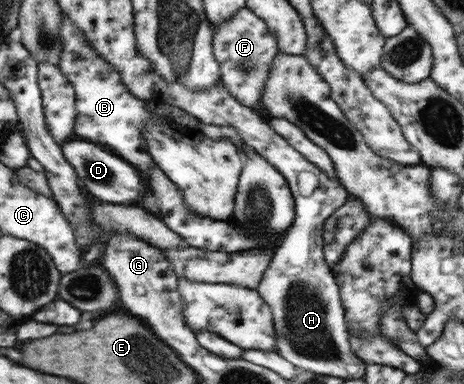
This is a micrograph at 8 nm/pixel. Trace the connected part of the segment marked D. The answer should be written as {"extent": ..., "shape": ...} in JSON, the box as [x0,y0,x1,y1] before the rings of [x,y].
{"extent":[60,139,144,206],"shape":[[[86,139],[67,140],[60,145],[64,160],[73,168],[81,188],[94,200],[103,203],[136,206],[144,192],[139,172],[115,152]]]}

